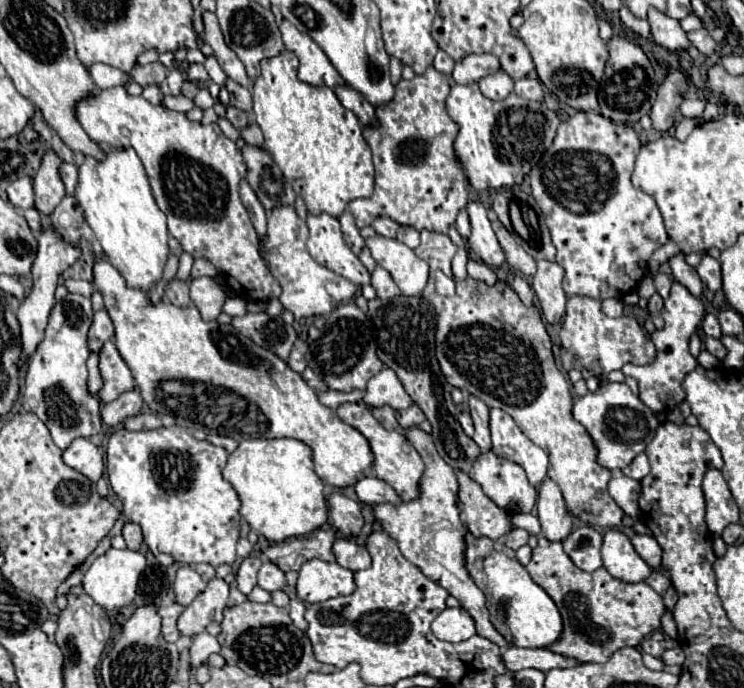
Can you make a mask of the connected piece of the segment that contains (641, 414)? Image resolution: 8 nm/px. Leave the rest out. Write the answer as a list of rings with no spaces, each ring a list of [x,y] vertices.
[[[604,383],[596,393],[578,397],[574,401],[572,415],[592,437],[598,451],[596,461],[606,469],[624,469],[630,465],[630,461],[646,449],[660,425],[654,411],[646,407],[626,383]]]

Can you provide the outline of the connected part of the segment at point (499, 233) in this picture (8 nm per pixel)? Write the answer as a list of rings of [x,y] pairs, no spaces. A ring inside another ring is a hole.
[[[494,221],[492,227],[494,227],[494,233],[496,233],[496,237],[498,237],[498,241],[500,241],[500,245],[502,245],[504,253],[506,253],[508,265],[512,269],[520,271],[526,277],[534,275],[536,273],[536,261],[514,241],[514,237],[506,231],[506,227],[500,221]]]

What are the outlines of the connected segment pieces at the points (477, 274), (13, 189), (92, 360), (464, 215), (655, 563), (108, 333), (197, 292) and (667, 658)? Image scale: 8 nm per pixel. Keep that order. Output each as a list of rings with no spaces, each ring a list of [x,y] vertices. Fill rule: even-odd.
[[[468,259],[466,268],[468,275],[477,281],[483,281],[489,286],[494,285],[497,281],[496,273],[488,265],[484,265],[482,261]]]
[[[22,177],[8,187],[8,199],[18,209],[30,209],[32,203],[32,177]]]
[[[92,353],[88,357],[88,363],[86,365],[88,365],[88,381],[86,381],[88,393],[90,395],[96,395],[100,391],[100,387],[102,387],[102,377],[98,373],[98,353]]]
[[[462,209],[462,211],[458,213],[456,229],[458,229],[458,233],[460,233],[464,239],[470,235],[470,221],[468,221],[468,211],[466,211],[466,209]]]
[[[634,535],[632,537],[632,545],[638,551],[638,555],[652,567],[652,569],[660,569],[662,565],[662,549],[658,545],[658,541],[652,535]]]
[[[106,311],[94,313],[94,321],[88,331],[88,349],[100,351],[102,345],[114,337],[114,325],[110,321],[110,315]]]
[[[198,277],[190,283],[190,299],[198,307],[204,321],[214,321],[224,305],[224,291],[212,277]]]
[[[680,647],[674,649],[666,649],[666,653],[662,653],[662,661],[666,665],[682,665],[684,663],[684,653]]]

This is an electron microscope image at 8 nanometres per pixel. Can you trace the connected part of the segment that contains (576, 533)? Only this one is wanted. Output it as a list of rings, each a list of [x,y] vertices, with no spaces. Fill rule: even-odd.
[[[578,527],[574,529],[564,541],[566,555],[574,561],[576,567],[584,571],[596,571],[602,567],[600,547],[602,547],[602,533],[598,533],[594,527]]]

